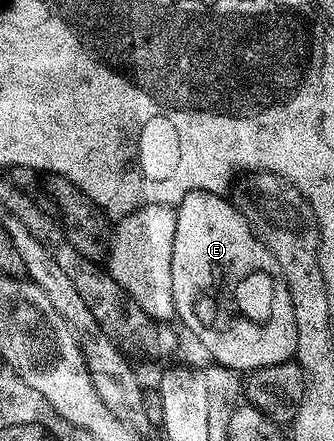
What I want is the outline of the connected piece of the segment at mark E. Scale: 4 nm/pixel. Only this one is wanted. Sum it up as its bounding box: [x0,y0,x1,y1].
[171,190,297,374]

